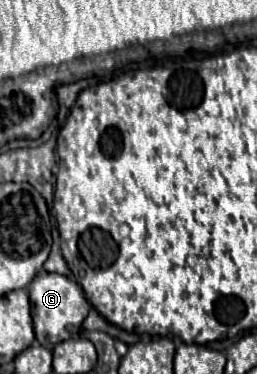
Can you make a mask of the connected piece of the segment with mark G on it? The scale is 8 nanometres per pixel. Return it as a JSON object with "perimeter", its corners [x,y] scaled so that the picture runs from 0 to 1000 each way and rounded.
{"perimeter":[[[160,725],[113,762],[113,799],[121,799],[121,848],[136,874],[136,906],[175,928],[206,933],[222,917],[276,906],[315,885],[323,853],[346,837],[346,810],[331,805],[323,773],[253,735]]]}

